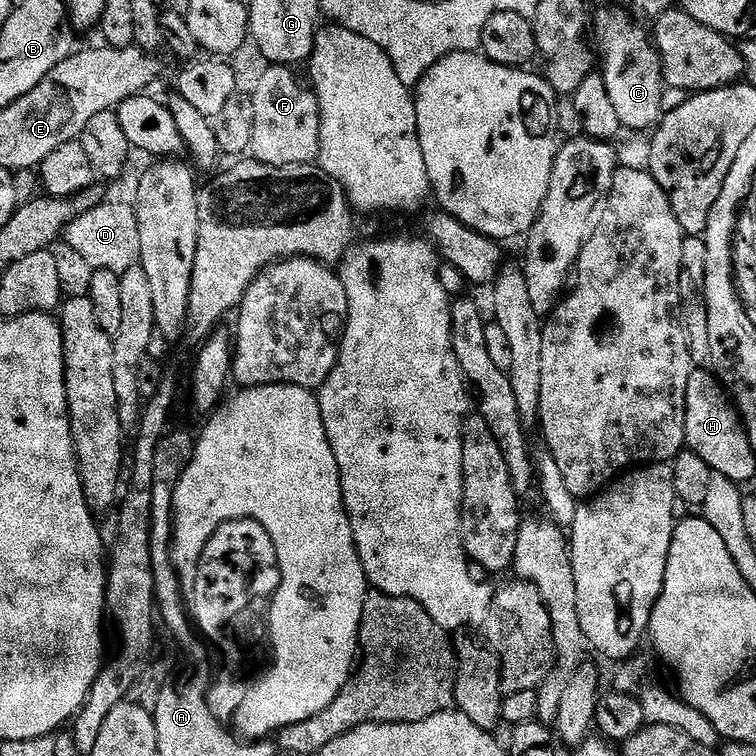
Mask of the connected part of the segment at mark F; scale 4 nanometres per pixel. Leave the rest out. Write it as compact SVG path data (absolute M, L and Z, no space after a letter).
M268 66L251 89L254 102L254 138L251 159L270 166L311 164L320 155L320 107L315 91L296 81L291 67Z

